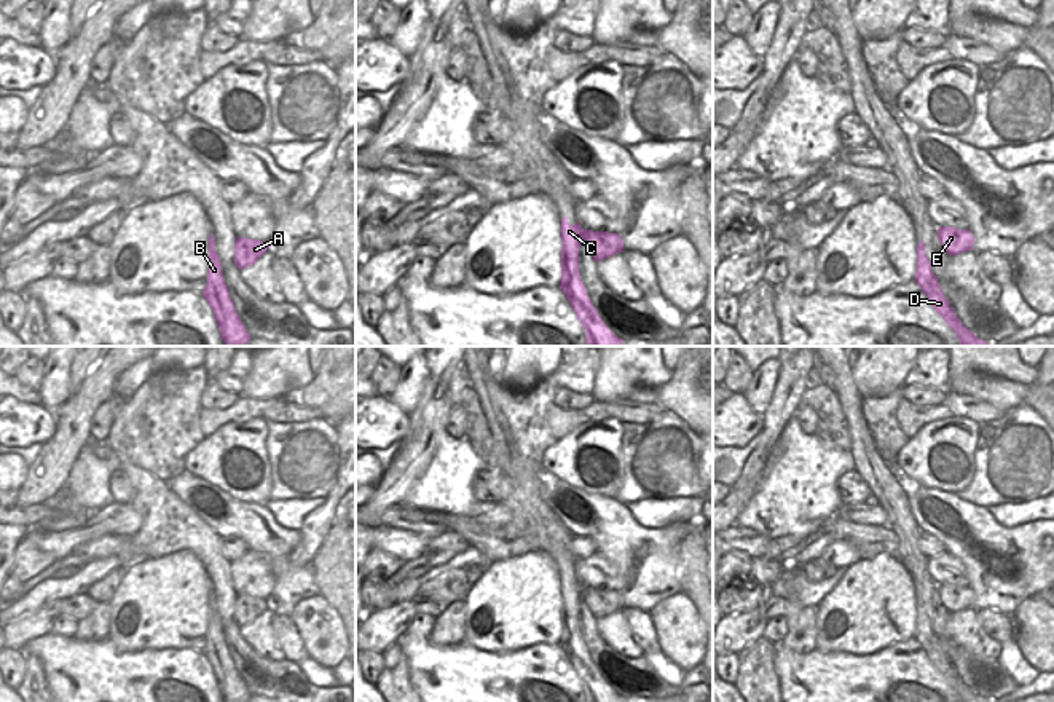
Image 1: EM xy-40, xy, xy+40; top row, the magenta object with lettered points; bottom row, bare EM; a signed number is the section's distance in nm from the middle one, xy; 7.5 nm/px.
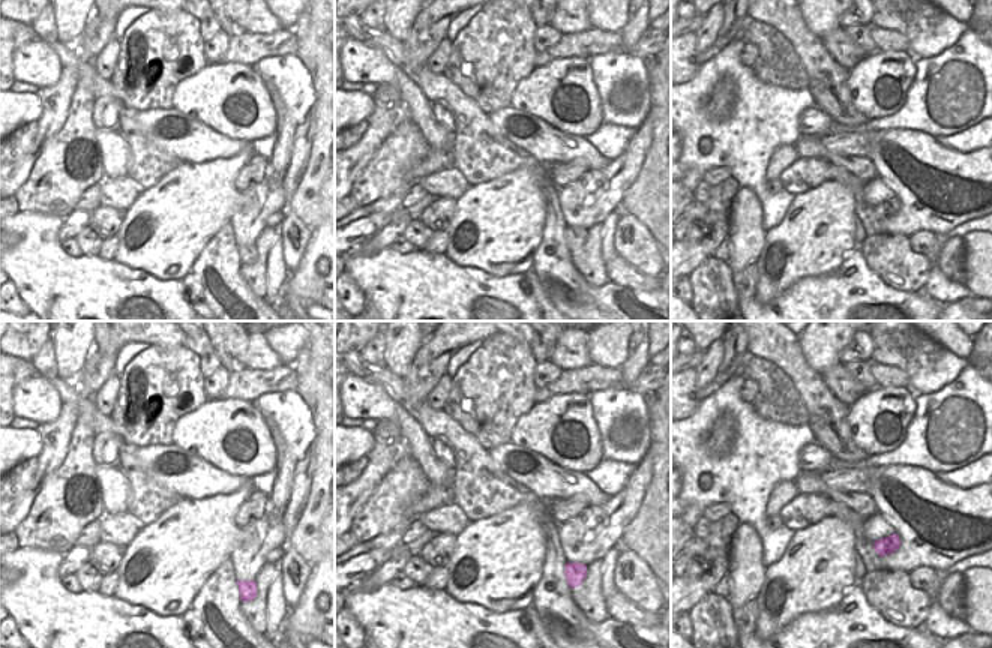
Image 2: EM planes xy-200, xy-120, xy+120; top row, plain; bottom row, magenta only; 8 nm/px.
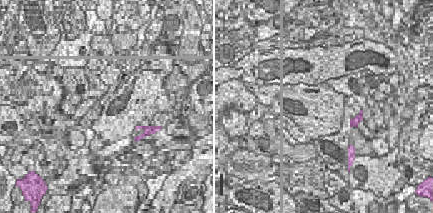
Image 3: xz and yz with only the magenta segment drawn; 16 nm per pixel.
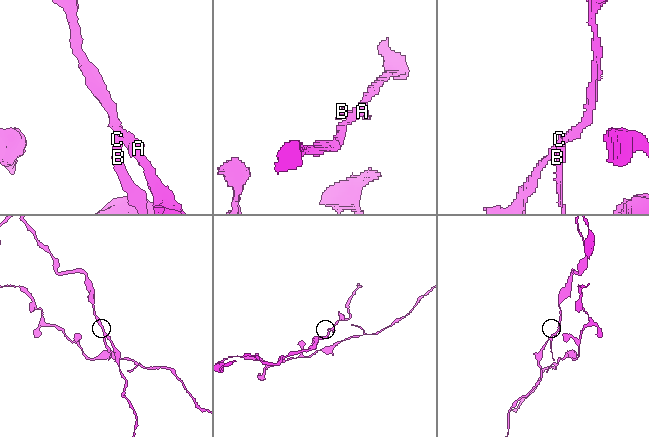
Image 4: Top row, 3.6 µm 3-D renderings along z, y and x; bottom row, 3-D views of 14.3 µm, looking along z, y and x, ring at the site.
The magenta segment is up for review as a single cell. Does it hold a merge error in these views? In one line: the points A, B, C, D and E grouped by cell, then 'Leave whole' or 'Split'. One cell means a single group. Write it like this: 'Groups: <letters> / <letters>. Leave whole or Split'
Groups: A E / B C D. Split.

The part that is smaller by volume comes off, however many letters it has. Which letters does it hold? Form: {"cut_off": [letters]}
{"cut_off": ["B", "C", "D"]}

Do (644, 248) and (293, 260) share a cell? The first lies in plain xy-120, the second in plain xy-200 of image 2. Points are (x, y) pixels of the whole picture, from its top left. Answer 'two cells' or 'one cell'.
one cell

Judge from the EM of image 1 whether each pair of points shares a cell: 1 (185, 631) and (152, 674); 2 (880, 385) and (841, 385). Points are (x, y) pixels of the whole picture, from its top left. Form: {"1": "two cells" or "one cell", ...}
{"1": "two cells", "2": "two cells"}

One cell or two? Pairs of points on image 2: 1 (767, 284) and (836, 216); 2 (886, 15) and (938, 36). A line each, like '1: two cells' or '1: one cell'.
1: one cell
2: one cell

